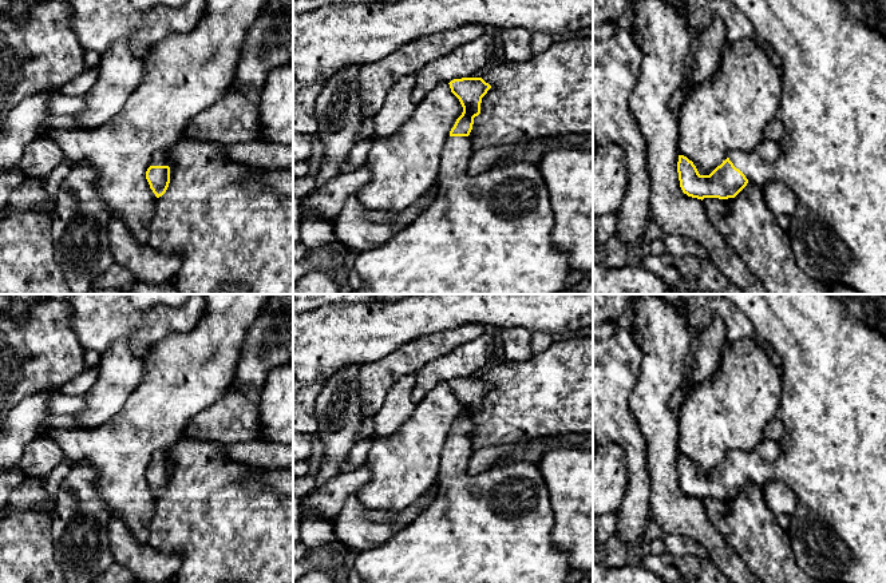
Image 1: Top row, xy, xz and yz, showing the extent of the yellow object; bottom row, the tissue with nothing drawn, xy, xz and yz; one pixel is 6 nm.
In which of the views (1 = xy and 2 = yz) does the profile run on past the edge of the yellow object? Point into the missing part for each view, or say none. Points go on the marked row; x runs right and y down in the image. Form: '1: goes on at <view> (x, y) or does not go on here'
1: goes on at xy (161, 158)
2: goes on at yz (833, 158)

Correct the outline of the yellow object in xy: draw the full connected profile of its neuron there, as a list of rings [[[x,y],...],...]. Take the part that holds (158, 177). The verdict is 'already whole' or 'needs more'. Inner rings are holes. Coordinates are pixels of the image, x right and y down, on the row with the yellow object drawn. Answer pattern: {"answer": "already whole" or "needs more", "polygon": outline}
{"answer": "needs more", "polygon": [[[169,148],[159,150],[153,155],[146,179],[157,198],[166,193],[170,183]]]}

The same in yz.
{"answer": "needs more", "polygon": [[[727,0],[743,12],[754,25],[760,40],[767,41],[782,62],[782,100],[776,119],[786,128],[786,136],[779,142],[779,158],[768,163],[754,154],[733,151],[709,175],[700,175],[696,166],[684,155],[679,155],[677,172],[680,187],[692,198],[735,198],[748,182],[763,187],[768,181],[784,183],[795,195],[798,206],[792,214],[792,223],[787,230],[790,245],[798,266],[812,279],[827,285],[854,287],[861,294],[886,294],[886,37],[873,31],[854,16],[838,0]]]}

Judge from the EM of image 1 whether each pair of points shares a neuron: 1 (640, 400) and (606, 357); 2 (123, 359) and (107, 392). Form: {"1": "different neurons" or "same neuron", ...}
{"1": "different neurons", "2": "same neuron"}

